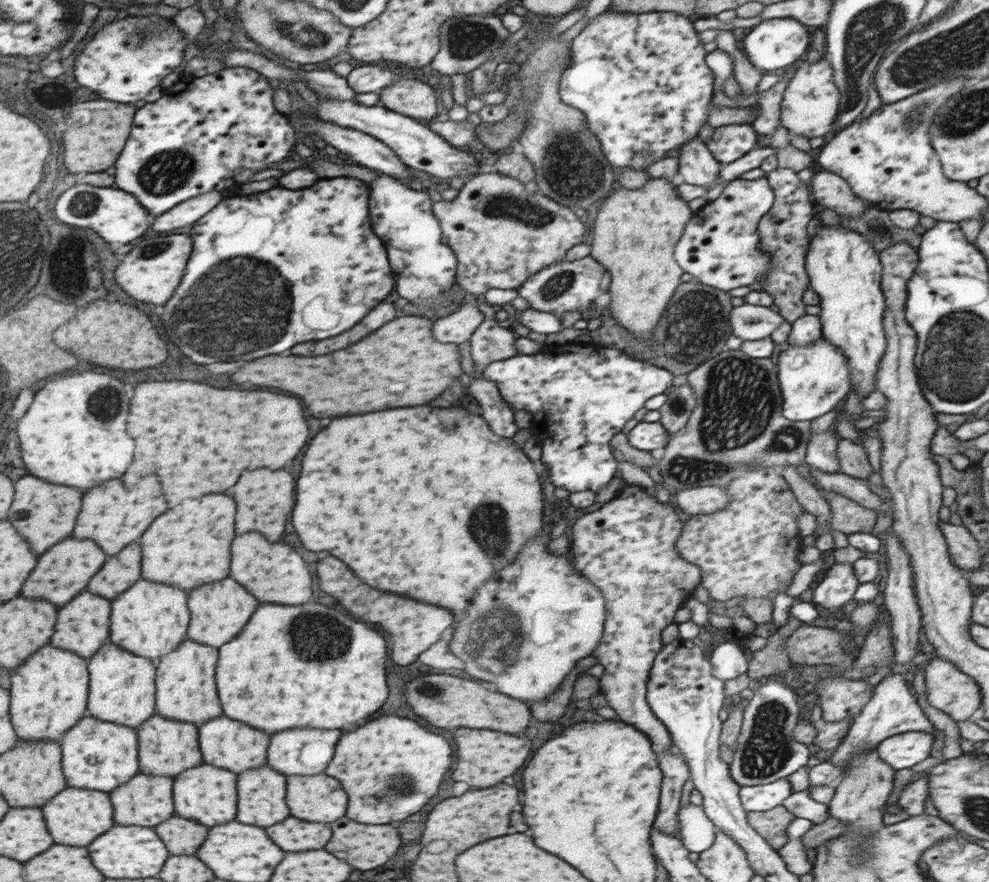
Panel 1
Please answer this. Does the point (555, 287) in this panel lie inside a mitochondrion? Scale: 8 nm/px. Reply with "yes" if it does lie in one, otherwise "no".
yes

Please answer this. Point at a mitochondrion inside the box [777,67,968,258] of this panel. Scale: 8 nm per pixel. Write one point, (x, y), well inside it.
(913, 117)

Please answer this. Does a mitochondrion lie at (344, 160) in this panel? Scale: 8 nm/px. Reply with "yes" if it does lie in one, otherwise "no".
no

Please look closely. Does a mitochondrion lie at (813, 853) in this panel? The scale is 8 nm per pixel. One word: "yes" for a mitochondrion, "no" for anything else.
no

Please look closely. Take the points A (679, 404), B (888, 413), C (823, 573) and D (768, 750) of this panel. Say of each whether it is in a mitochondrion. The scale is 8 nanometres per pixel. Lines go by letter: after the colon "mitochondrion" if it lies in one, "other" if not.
A: mitochondrion
B: other
C: other
D: mitochondrion

